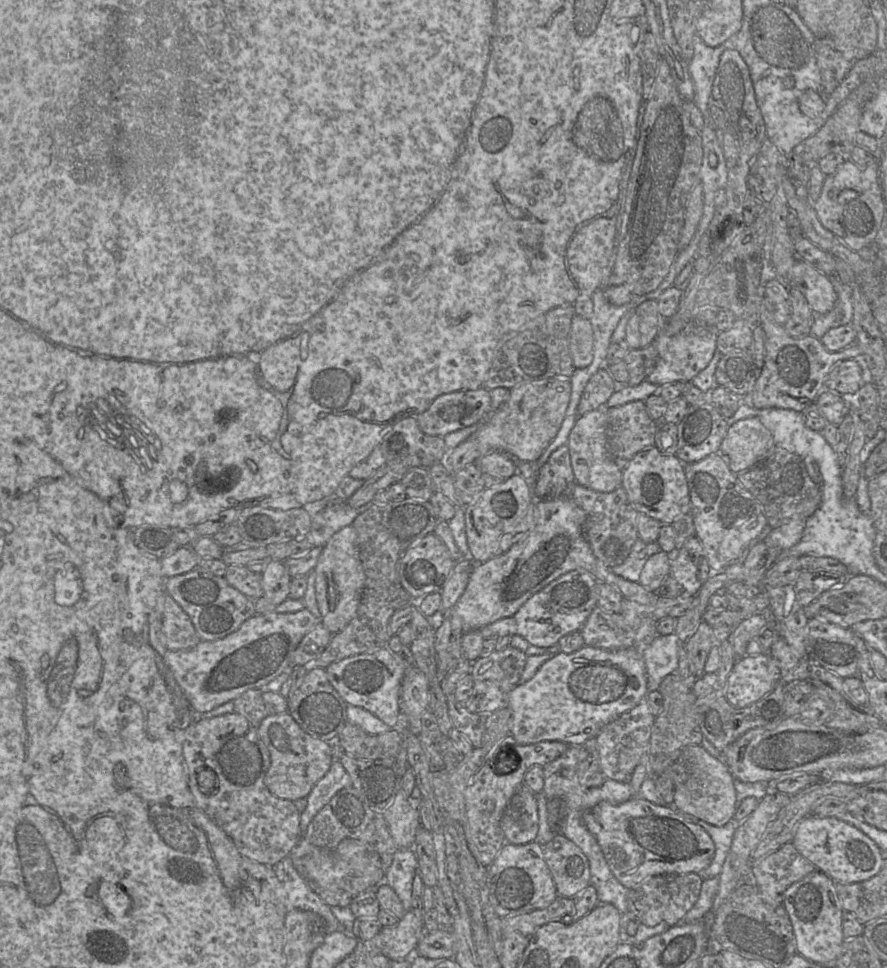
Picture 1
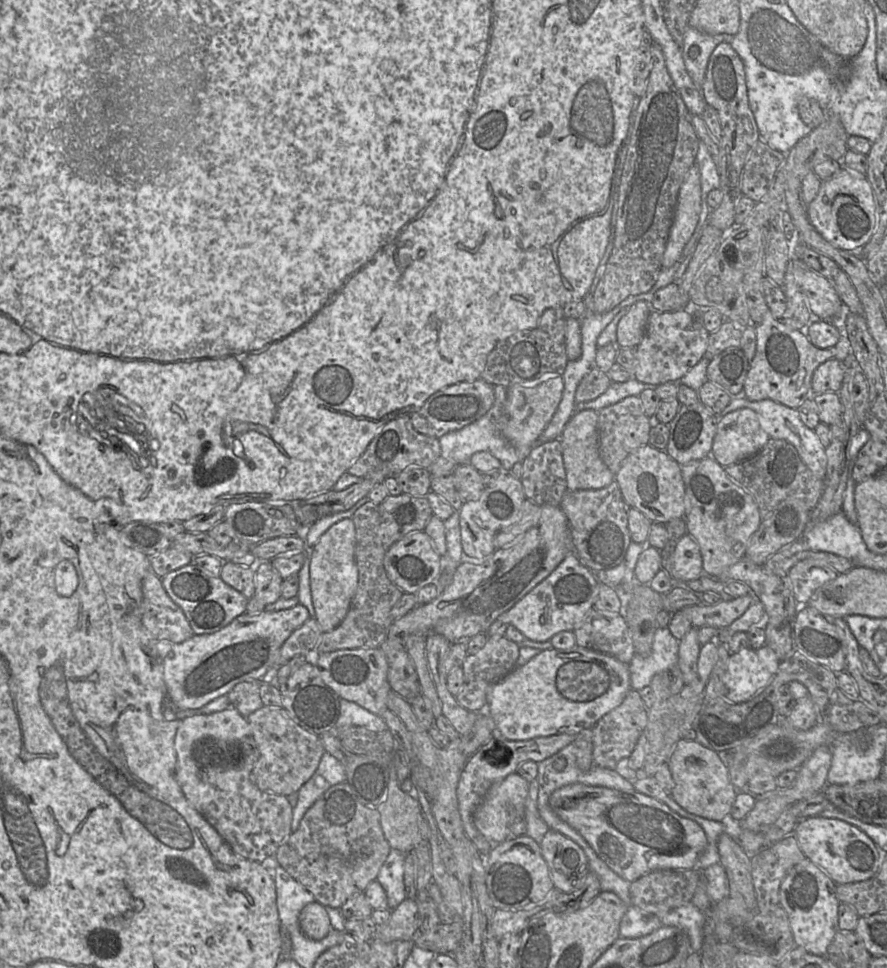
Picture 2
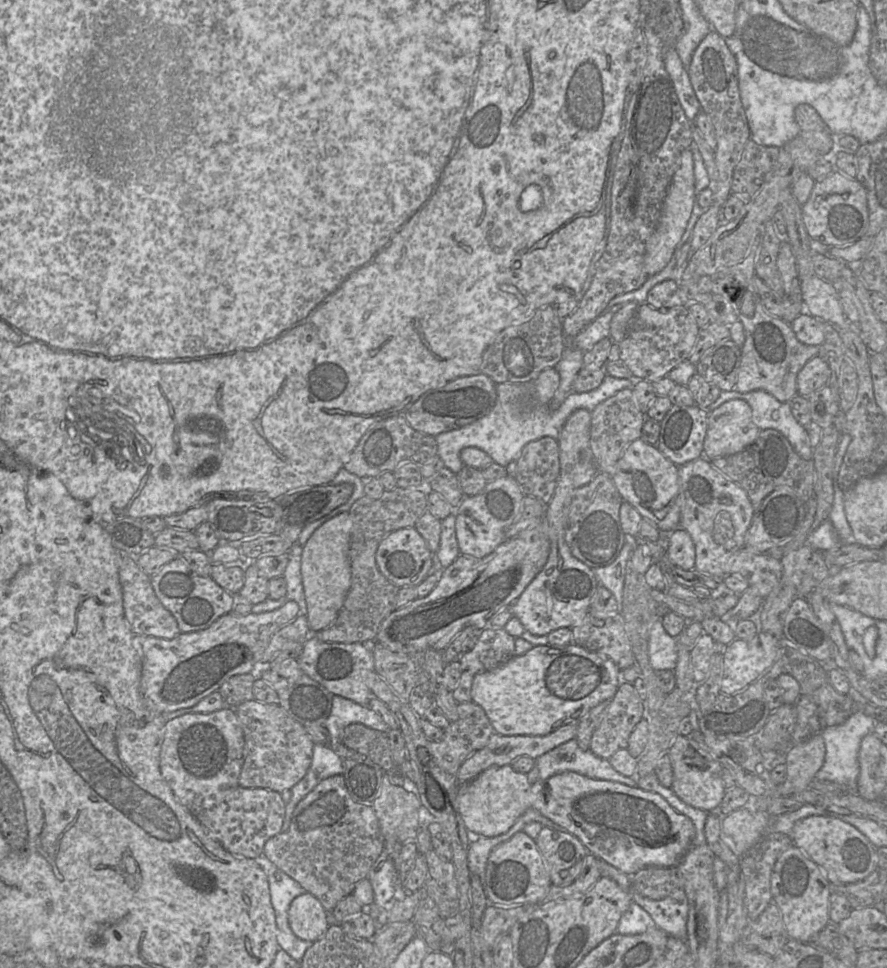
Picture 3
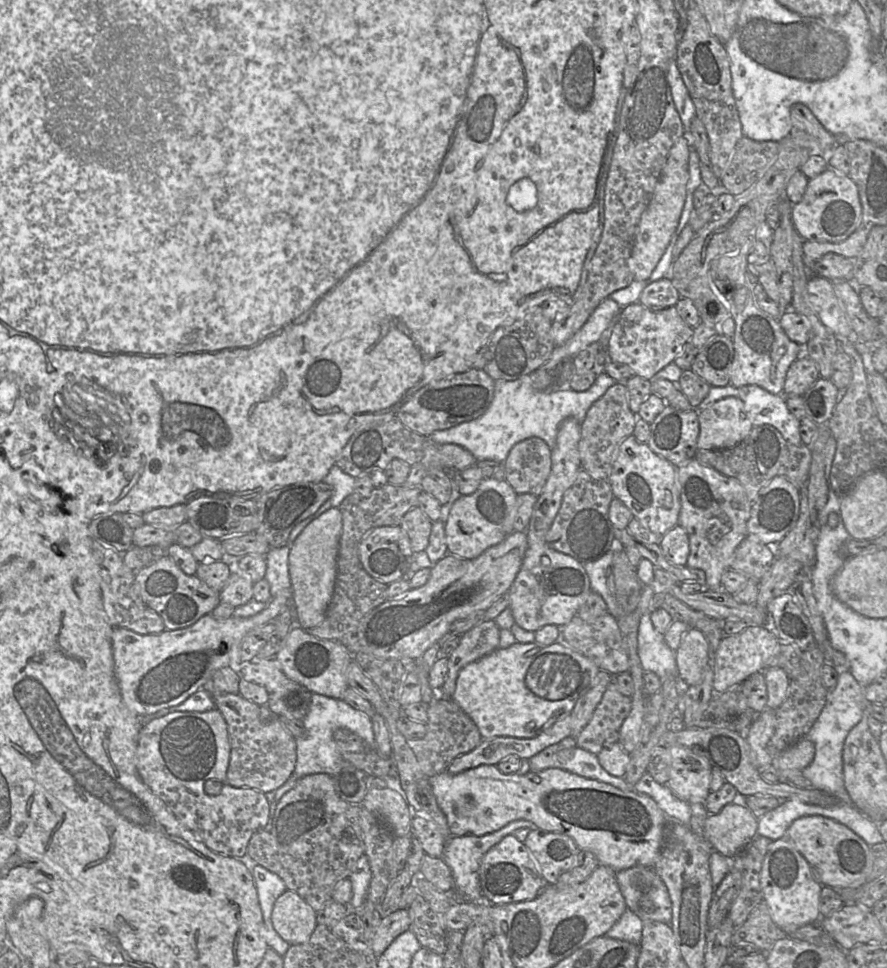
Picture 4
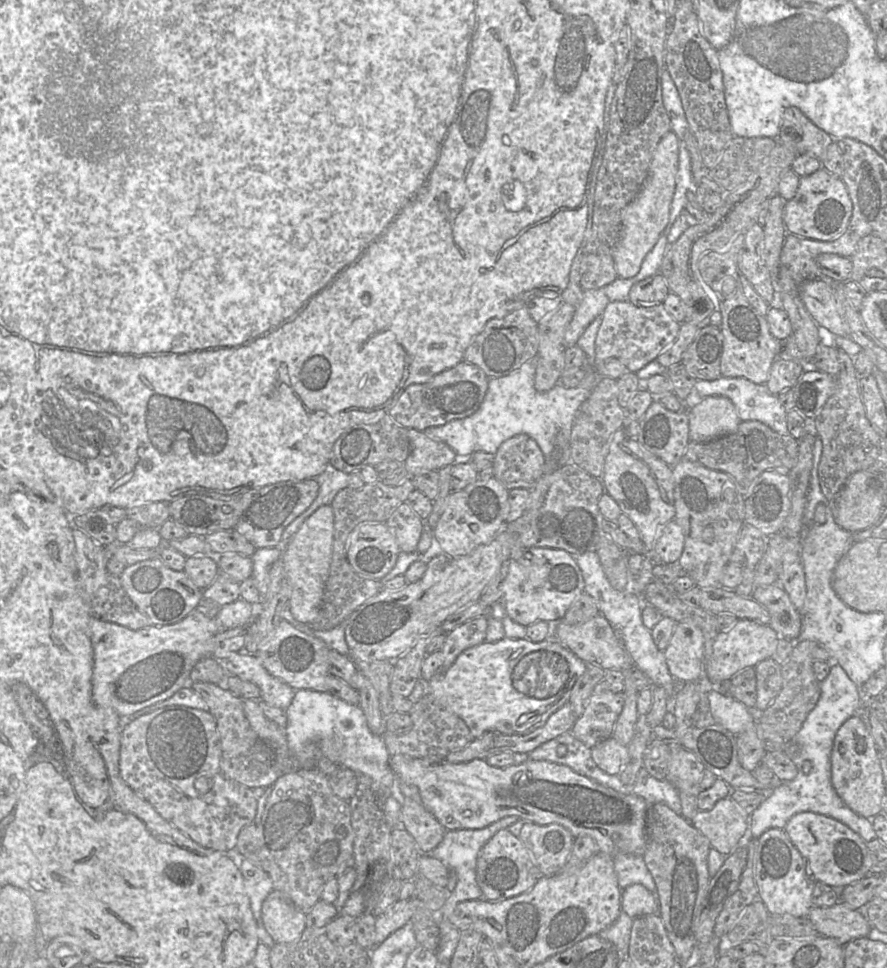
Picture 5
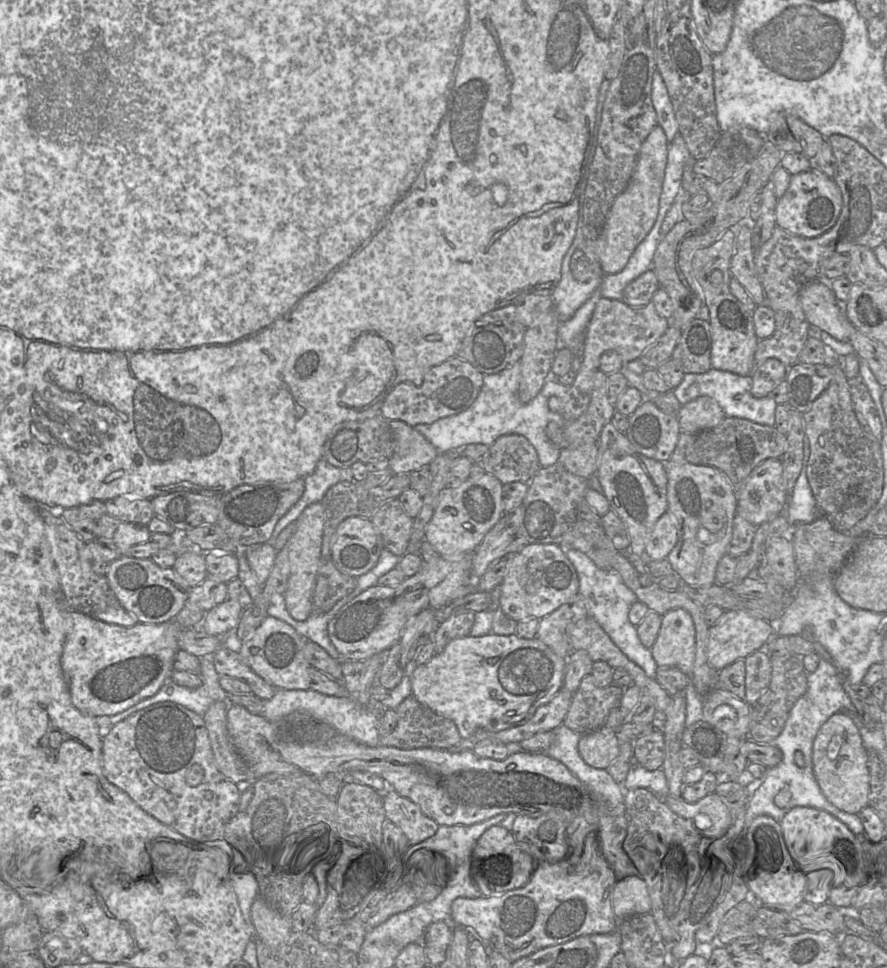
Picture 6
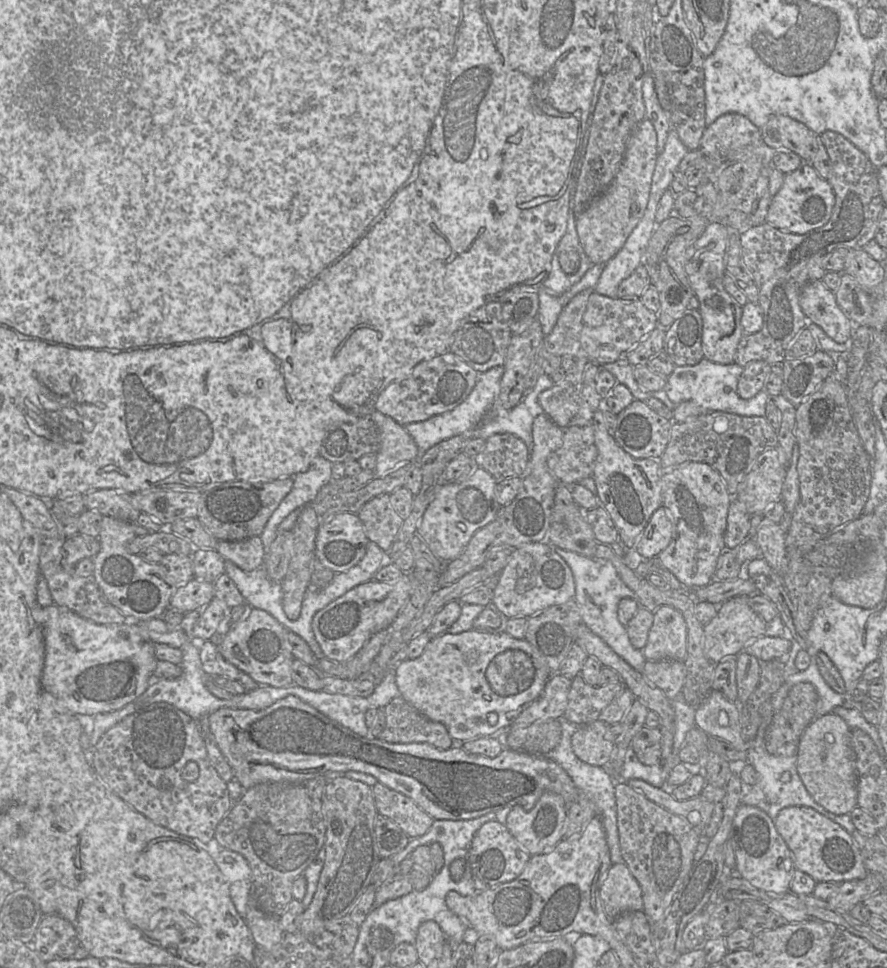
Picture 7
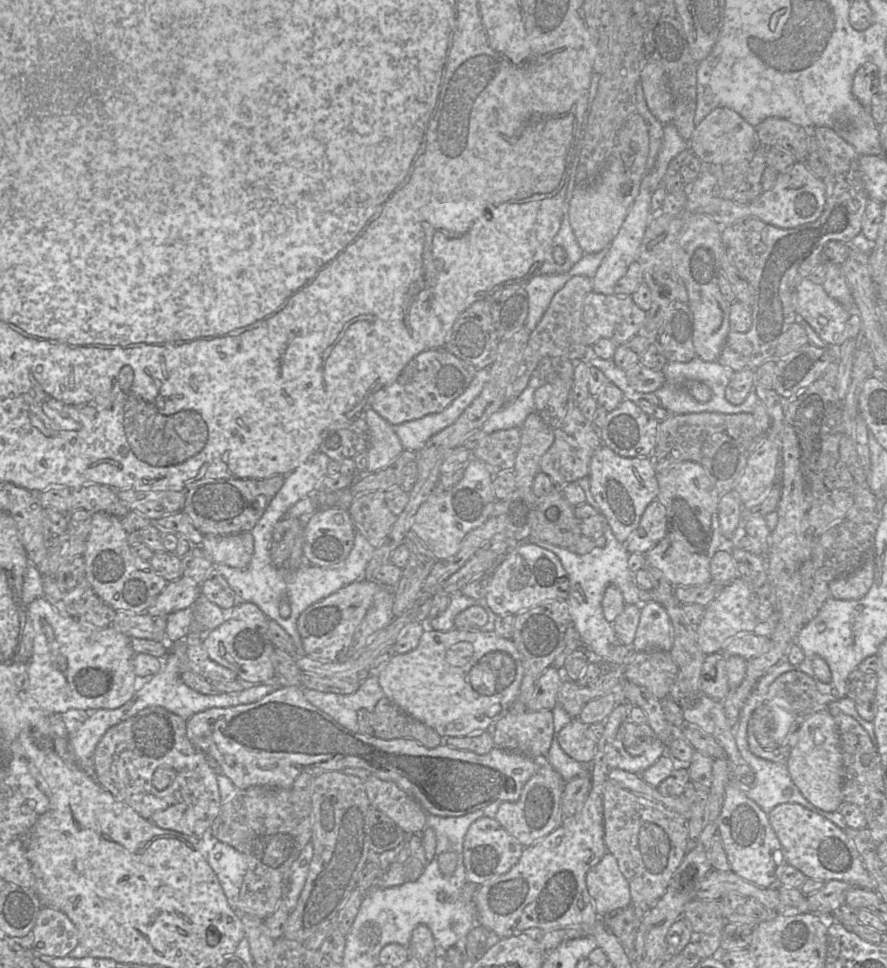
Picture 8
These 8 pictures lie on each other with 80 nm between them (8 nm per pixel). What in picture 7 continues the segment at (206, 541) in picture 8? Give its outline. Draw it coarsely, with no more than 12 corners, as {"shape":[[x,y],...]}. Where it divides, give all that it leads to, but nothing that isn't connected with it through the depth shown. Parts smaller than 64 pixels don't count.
{"shape":[[259,536],[219,540],[215,551],[245,571],[265,563]]}

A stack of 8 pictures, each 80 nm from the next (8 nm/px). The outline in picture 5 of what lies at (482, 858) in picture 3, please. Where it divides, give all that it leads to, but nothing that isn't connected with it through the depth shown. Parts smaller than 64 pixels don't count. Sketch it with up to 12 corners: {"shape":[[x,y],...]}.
{"shape":[[504,817],[482,829],[446,831],[432,851],[456,875],[445,904],[440,925],[460,902],[482,899],[476,880],[481,848],[519,820]]}

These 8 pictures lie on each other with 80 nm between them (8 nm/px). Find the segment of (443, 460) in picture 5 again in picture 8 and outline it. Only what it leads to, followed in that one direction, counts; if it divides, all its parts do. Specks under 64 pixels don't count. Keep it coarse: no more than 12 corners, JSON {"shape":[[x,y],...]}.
{"shape":[[365,410],[367,472],[392,463],[404,448],[394,427]]}

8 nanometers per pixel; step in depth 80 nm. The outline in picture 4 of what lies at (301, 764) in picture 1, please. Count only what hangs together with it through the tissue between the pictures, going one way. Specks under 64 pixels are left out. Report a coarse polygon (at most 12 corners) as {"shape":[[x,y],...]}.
{"shape":[[212,693],[230,740],[227,783],[270,793],[296,738],[267,706]]}

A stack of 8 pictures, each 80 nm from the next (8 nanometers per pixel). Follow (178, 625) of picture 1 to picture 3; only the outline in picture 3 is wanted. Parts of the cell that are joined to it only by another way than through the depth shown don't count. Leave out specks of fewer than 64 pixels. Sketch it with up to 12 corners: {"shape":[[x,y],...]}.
{"shape":[[120,553],[124,616],[137,635],[182,633],[151,578]]}

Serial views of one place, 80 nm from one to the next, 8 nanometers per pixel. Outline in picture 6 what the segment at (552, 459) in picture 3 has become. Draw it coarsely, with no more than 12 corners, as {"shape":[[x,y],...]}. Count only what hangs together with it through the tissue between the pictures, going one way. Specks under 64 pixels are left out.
{"shape":[[498,437],[480,465],[503,485],[541,468],[530,441]]}

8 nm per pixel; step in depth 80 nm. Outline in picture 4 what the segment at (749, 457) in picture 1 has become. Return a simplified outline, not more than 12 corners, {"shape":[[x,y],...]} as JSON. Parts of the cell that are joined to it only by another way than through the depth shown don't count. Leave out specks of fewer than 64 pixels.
{"shape":[[744,402],[698,411],[698,450],[732,448],[754,427]]}

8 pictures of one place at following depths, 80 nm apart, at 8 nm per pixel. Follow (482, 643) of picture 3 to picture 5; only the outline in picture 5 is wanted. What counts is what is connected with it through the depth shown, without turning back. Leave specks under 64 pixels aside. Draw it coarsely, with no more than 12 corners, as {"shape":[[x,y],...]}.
{"shape":[[488,617],[446,634],[441,653],[447,670],[465,650],[486,642]]}

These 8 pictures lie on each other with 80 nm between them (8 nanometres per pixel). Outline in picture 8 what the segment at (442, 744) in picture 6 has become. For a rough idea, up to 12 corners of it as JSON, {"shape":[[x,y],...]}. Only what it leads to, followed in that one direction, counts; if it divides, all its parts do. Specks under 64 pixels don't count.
{"shape":[[388,698],[373,713],[373,736],[408,738],[427,748],[445,741]]}

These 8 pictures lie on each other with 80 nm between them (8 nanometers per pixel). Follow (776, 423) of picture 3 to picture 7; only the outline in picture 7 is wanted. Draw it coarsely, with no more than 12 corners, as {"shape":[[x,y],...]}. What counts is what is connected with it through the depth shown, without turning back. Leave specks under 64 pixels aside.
{"shape":[[703,358],[676,366],[663,391],[676,405],[765,417],[770,395],[737,394],[743,367]]}

